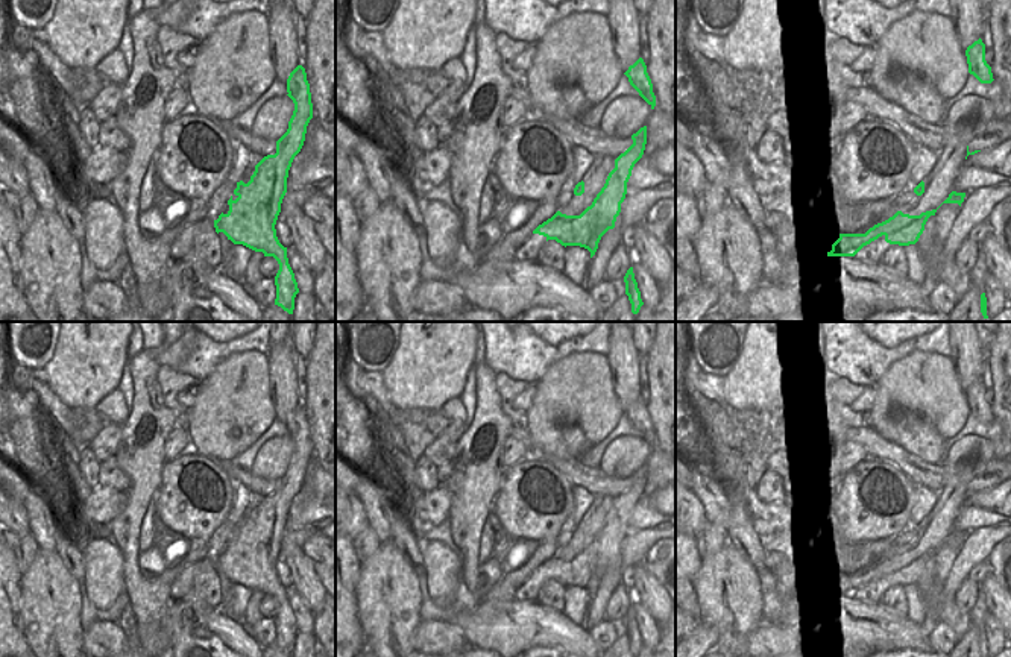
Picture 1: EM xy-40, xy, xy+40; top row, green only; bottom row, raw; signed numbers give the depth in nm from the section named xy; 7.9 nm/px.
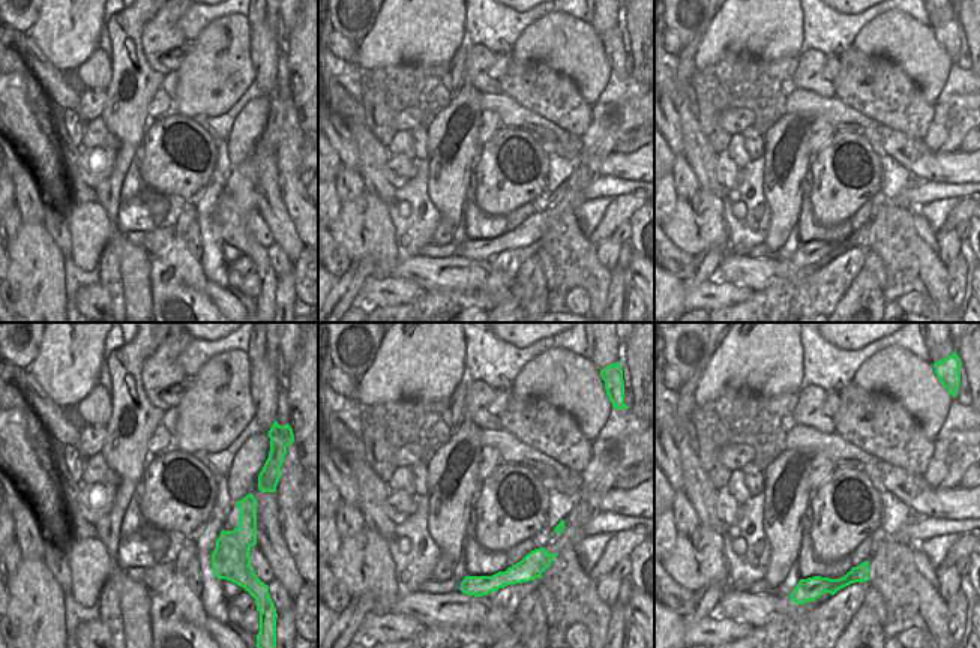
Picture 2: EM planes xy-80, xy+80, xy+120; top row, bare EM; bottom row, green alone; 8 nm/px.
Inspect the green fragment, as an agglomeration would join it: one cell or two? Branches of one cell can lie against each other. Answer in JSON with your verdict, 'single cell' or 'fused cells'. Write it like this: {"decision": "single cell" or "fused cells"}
{"decision": "fused cells"}

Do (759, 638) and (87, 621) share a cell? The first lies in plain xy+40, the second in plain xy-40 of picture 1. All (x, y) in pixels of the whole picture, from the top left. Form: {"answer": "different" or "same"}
{"answer": "different"}

